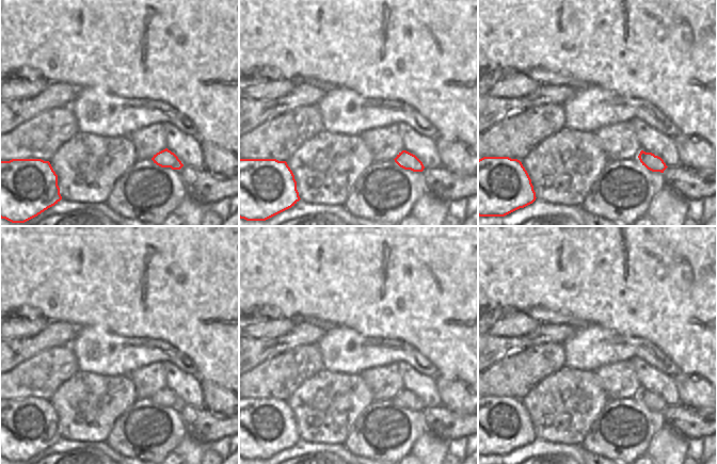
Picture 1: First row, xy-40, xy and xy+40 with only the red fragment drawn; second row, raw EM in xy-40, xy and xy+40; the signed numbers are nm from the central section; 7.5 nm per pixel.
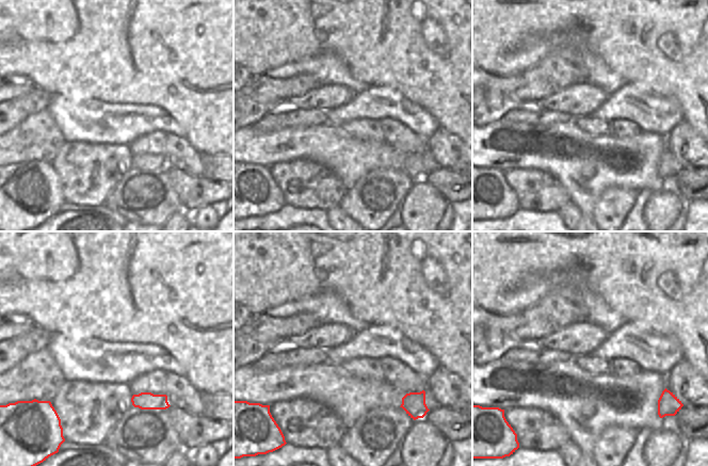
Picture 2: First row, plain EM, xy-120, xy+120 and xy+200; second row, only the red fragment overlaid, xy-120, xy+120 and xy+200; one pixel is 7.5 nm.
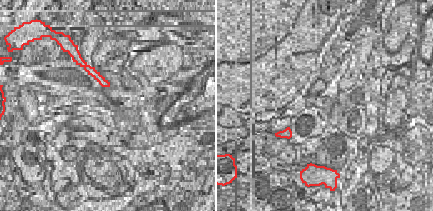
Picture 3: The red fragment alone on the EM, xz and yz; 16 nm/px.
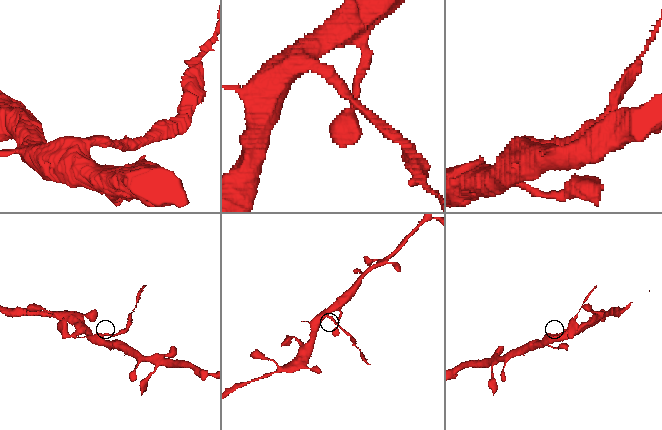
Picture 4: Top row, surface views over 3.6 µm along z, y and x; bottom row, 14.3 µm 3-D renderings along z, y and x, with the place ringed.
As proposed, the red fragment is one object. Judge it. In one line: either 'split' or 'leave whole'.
split

